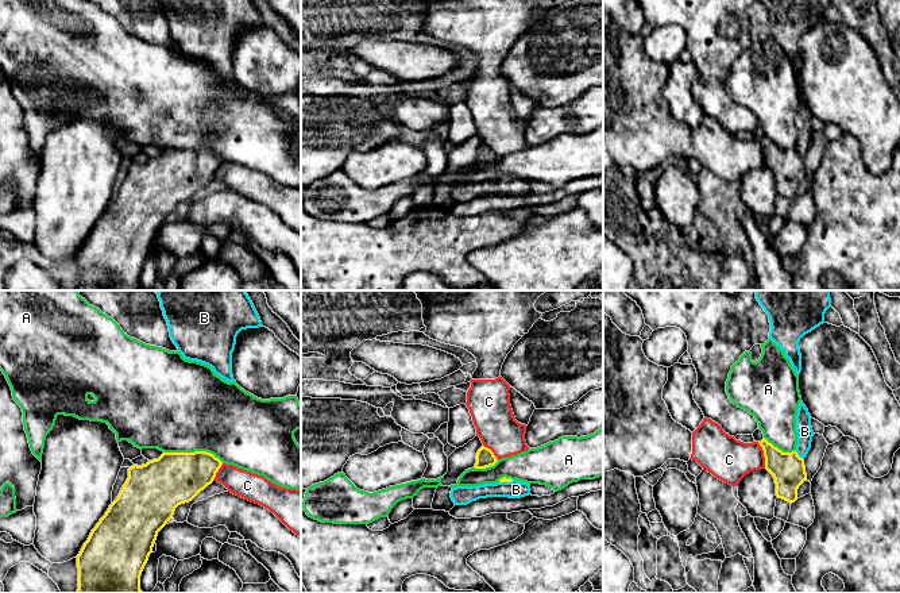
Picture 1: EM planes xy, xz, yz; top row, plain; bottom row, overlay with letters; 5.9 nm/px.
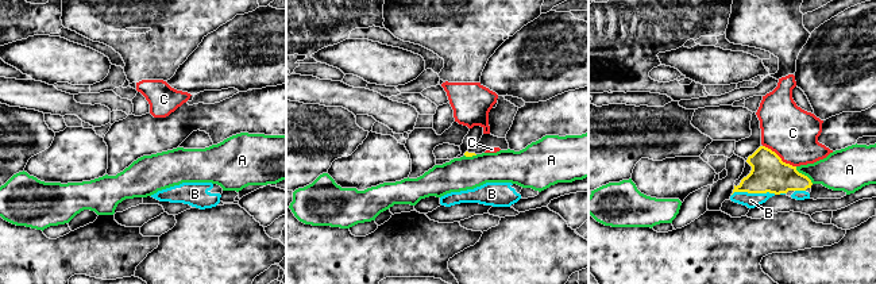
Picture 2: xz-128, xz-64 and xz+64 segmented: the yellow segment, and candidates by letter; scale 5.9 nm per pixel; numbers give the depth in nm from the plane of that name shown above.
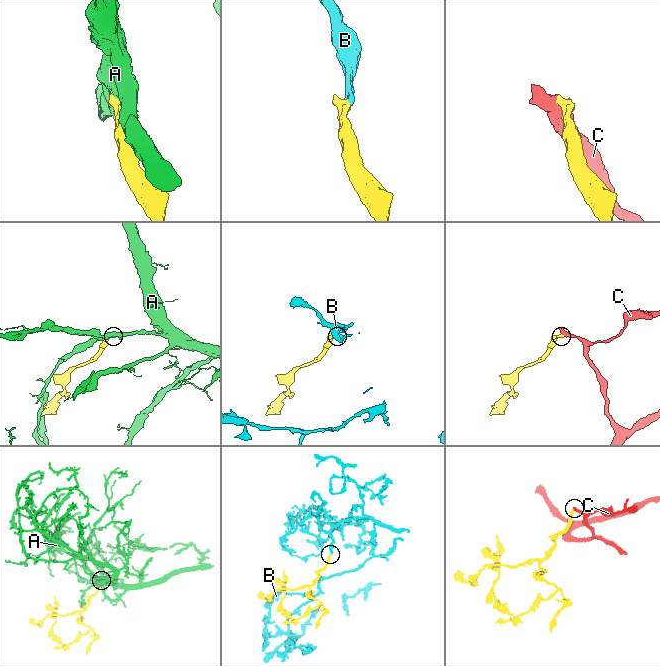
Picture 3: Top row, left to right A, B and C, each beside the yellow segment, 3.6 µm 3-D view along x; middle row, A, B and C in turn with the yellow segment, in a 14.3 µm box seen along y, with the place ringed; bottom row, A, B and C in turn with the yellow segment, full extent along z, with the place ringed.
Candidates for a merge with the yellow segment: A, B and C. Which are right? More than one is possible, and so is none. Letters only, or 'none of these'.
B

